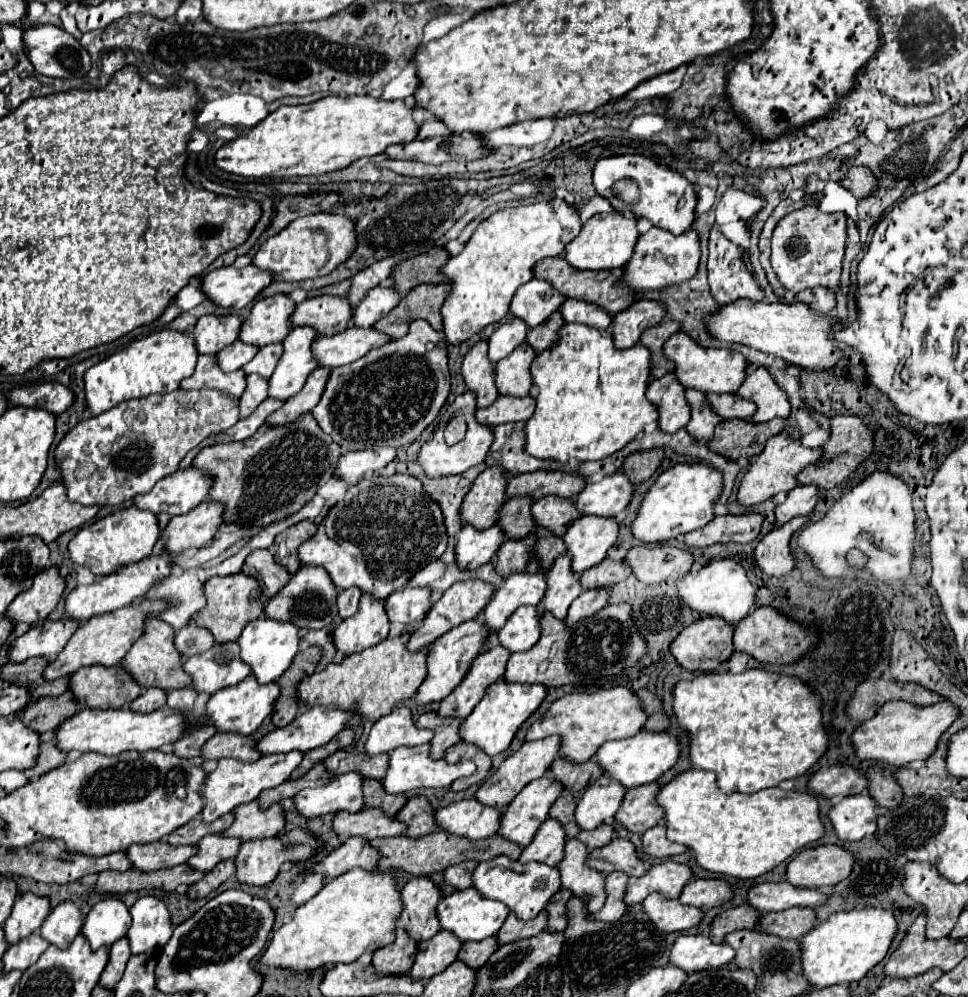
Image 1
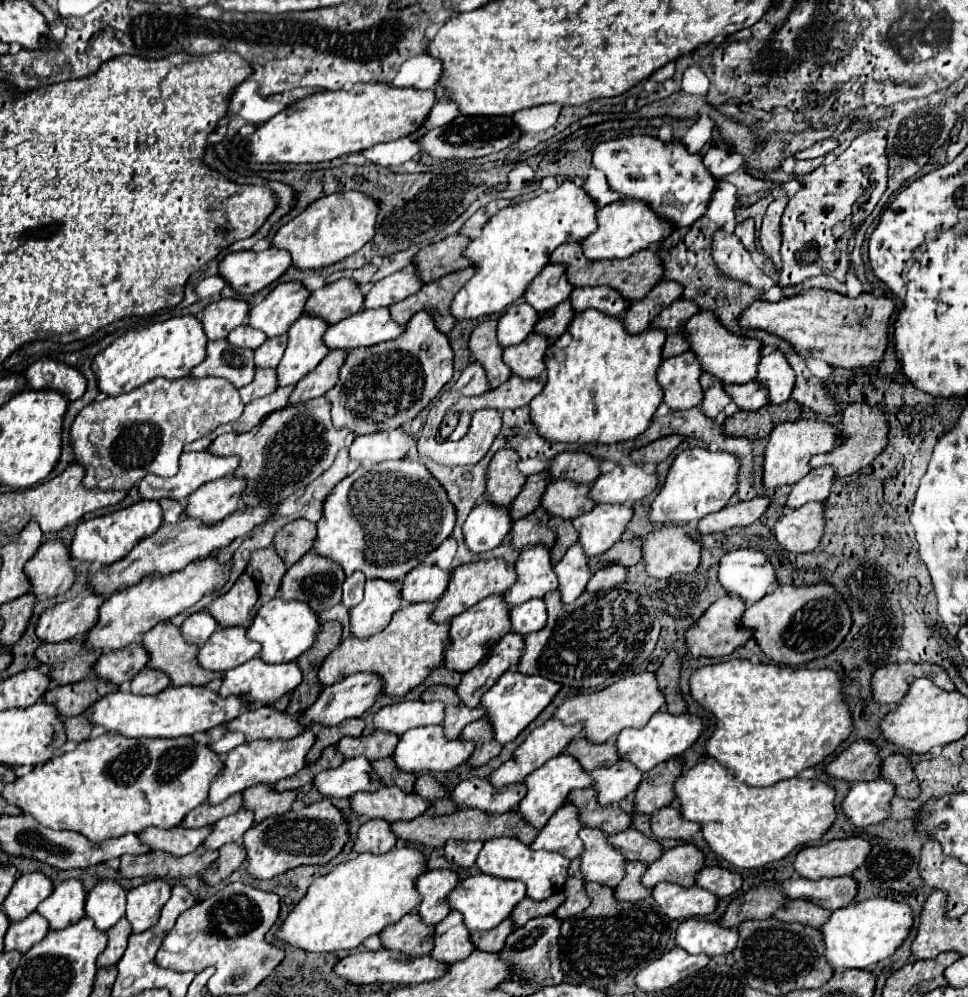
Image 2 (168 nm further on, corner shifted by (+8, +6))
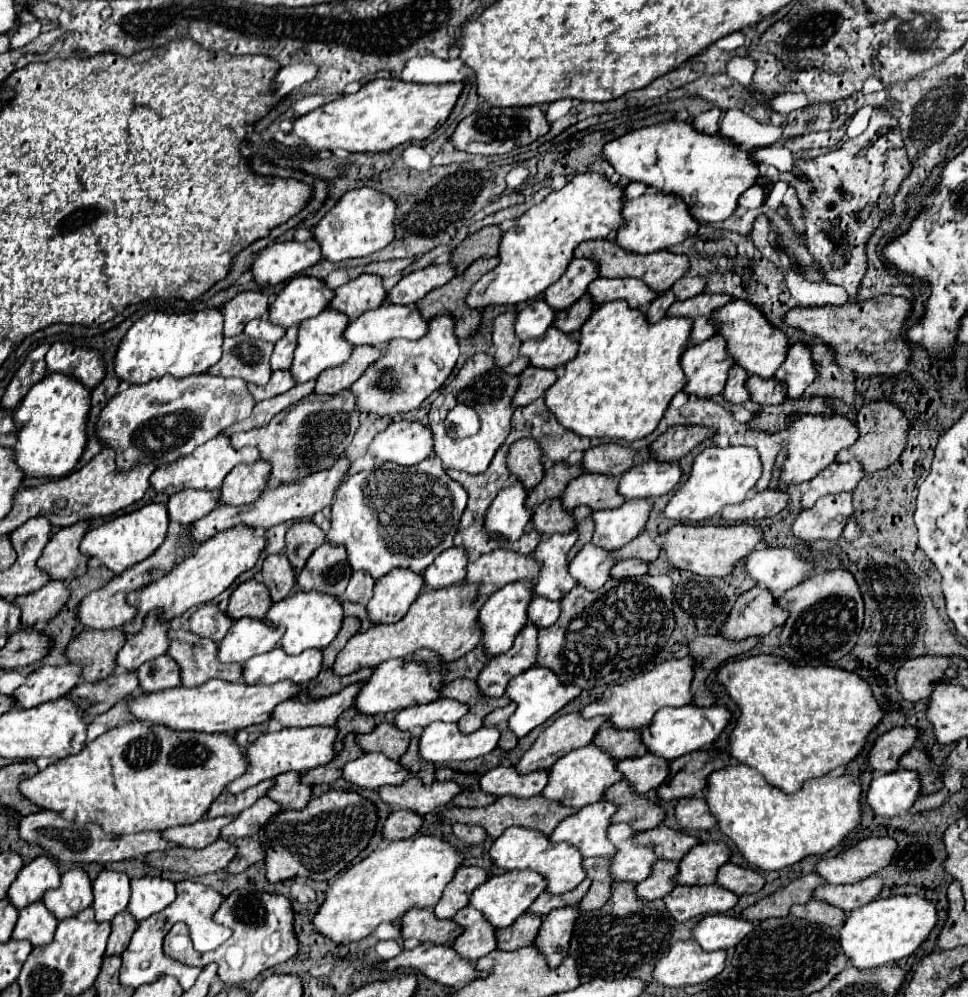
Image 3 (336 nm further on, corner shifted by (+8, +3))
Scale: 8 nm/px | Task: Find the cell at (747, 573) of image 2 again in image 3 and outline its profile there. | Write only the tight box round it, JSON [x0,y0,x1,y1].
[746,548,814,598]

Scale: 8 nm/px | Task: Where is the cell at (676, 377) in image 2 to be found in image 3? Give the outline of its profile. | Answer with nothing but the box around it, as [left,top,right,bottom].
[682,334,734,398]

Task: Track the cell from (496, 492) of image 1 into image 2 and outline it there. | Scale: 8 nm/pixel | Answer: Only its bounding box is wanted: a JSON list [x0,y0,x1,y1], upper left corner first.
[486,449,526,507]

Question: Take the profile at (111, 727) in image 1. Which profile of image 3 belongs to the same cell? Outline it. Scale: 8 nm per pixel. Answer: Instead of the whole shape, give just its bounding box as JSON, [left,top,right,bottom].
[130,680,300,732]

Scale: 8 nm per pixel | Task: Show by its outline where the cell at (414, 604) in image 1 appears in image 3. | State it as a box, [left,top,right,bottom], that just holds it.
[422,546,468,590]

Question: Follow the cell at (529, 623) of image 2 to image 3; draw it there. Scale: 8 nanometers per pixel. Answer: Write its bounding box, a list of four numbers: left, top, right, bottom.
[528,596,560,628]

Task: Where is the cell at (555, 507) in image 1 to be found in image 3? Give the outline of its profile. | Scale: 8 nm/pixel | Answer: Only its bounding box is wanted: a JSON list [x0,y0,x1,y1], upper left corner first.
[562,472,626,510]

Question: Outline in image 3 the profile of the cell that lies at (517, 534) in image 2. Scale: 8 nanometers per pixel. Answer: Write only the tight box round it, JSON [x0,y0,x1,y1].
[532,498,574,534]

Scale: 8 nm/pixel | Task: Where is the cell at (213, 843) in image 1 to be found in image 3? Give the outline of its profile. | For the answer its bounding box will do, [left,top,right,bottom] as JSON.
[222,796,282,838]

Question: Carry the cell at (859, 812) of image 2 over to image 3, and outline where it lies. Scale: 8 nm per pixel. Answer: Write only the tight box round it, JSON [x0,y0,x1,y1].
[868,768,920,816]

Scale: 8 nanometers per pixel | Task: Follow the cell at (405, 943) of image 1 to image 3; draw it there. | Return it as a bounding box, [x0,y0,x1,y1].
[402,908,464,944]

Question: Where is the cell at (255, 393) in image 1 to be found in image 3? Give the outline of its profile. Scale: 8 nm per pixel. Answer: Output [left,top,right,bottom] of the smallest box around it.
[248,370,296,402]

